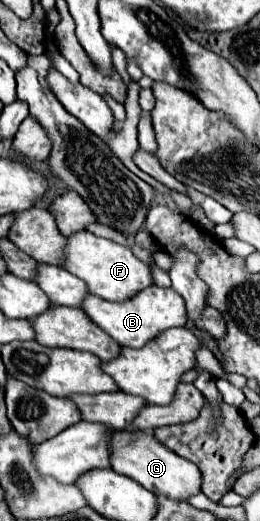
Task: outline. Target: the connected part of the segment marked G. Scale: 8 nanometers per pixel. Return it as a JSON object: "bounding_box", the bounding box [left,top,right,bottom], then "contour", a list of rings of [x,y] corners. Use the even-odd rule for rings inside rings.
{"bounding_box":[111,431,201,501],"contour":[[[121,431],[111,435],[111,465],[117,473],[127,475],[141,483],[147,491],[155,495],[165,495],[175,501],[187,501],[189,497],[201,493],[201,471],[187,459],[169,451],[151,433],[141,431]]]}

